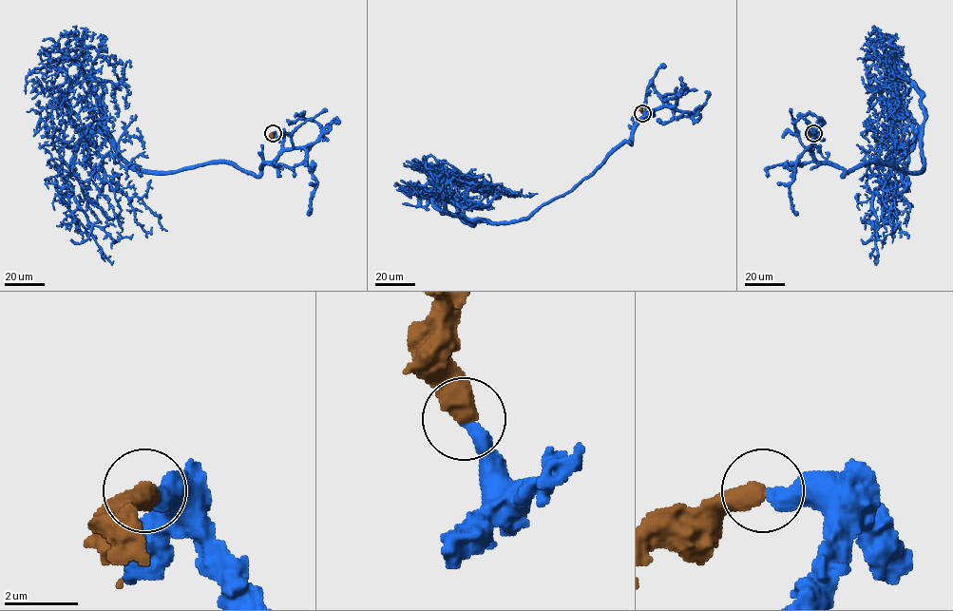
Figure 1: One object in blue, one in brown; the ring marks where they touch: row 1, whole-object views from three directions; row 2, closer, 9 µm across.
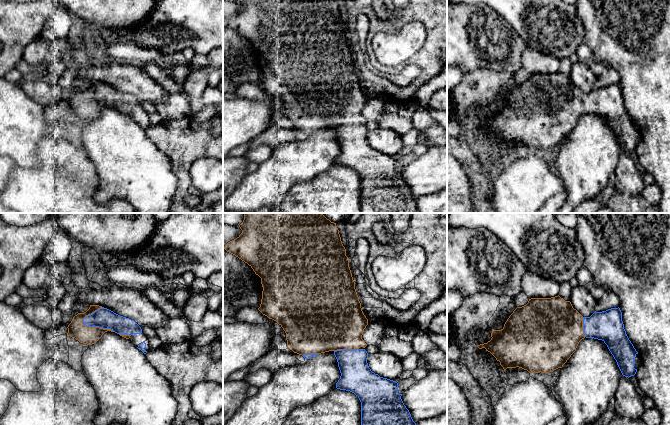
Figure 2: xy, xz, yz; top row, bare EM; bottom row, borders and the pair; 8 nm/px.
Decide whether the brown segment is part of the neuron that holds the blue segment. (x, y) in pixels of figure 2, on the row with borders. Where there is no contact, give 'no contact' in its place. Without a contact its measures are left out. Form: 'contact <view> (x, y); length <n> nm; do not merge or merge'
contact xy (97, 326); length 280 nm; merge

